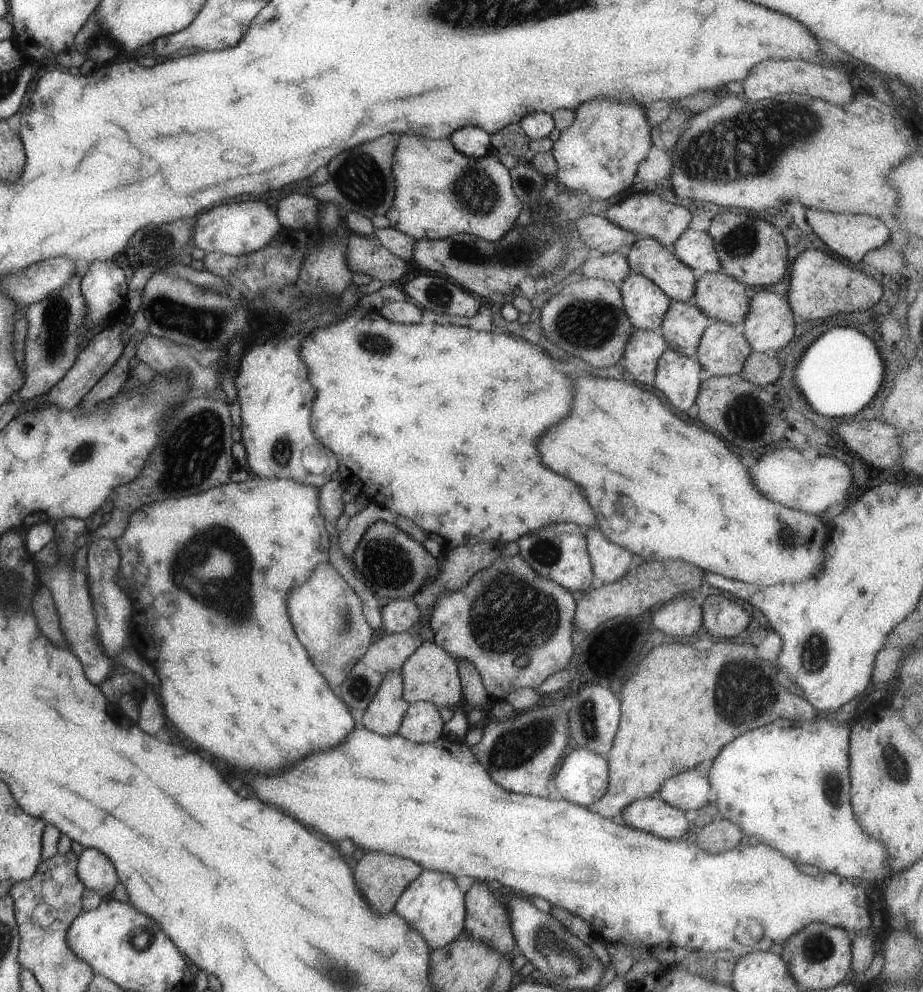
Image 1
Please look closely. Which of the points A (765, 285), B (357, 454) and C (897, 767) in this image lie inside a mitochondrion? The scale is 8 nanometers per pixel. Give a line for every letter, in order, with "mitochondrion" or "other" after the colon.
A: other
B: other
C: mitochondrion

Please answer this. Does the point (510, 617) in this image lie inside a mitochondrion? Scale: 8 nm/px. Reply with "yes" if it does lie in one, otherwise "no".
yes

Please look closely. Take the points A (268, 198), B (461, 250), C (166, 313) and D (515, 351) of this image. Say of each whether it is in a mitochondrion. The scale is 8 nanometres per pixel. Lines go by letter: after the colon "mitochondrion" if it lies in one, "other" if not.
A: other
B: mitochondrion
C: mitochondrion
D: other

